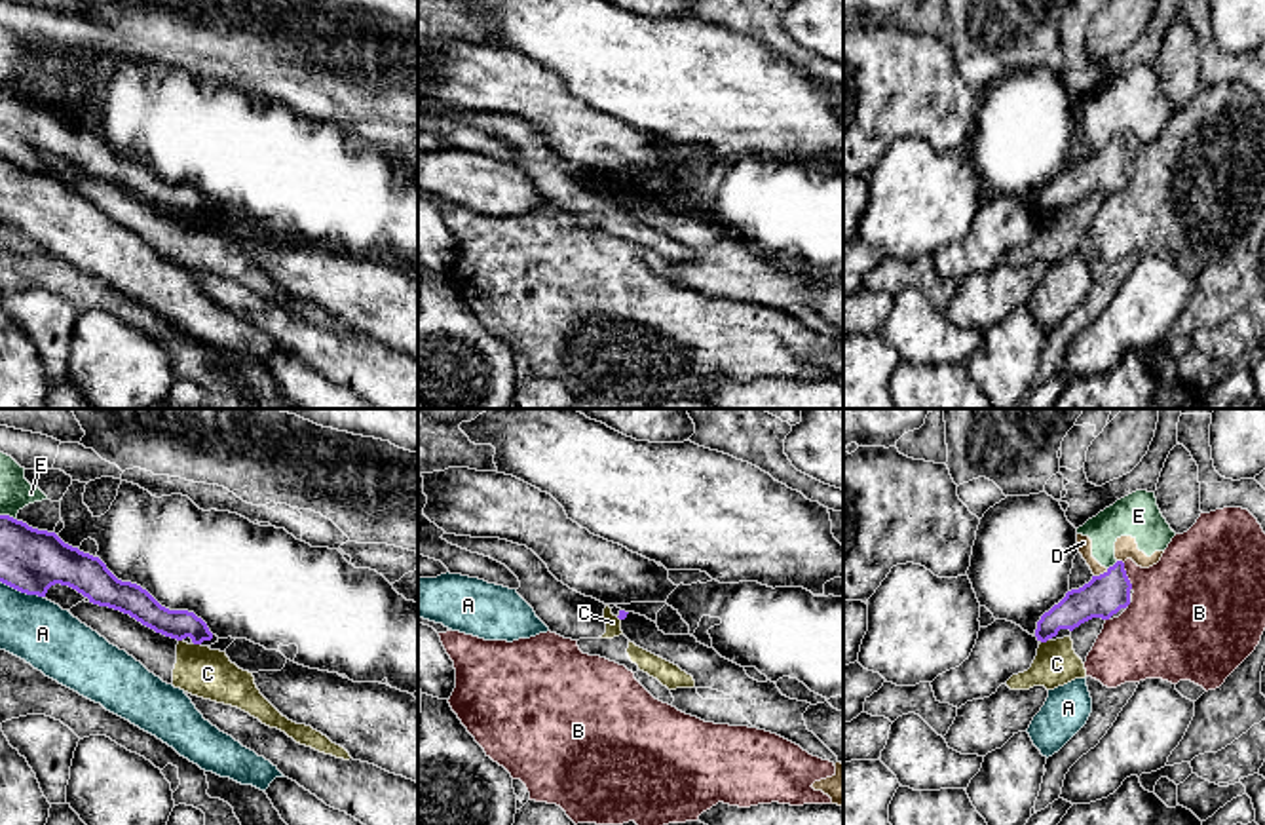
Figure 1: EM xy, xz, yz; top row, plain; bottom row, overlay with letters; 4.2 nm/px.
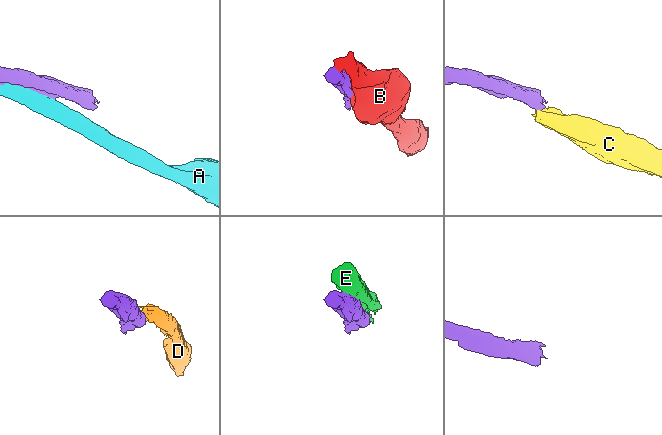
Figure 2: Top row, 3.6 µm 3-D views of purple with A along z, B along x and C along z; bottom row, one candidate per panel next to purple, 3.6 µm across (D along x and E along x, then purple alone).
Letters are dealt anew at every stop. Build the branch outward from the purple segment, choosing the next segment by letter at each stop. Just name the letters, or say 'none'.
none

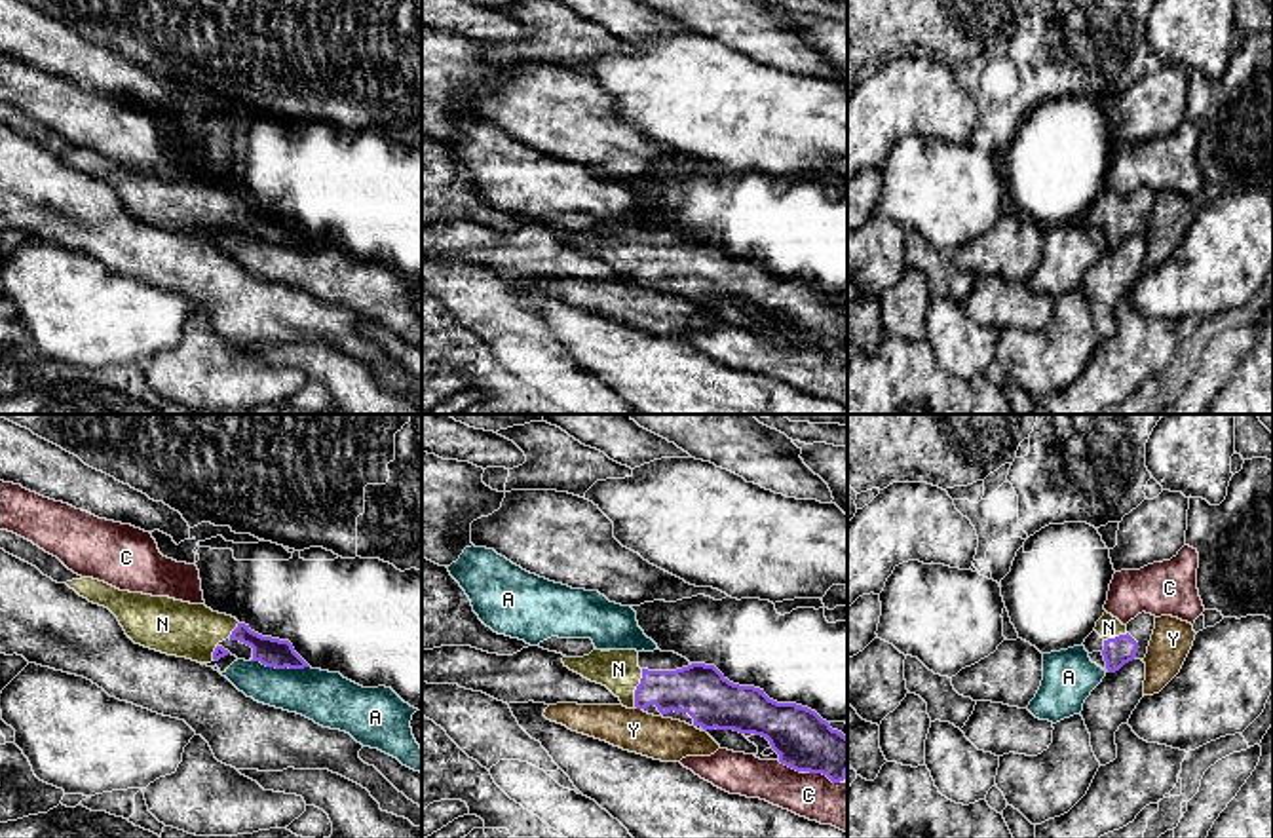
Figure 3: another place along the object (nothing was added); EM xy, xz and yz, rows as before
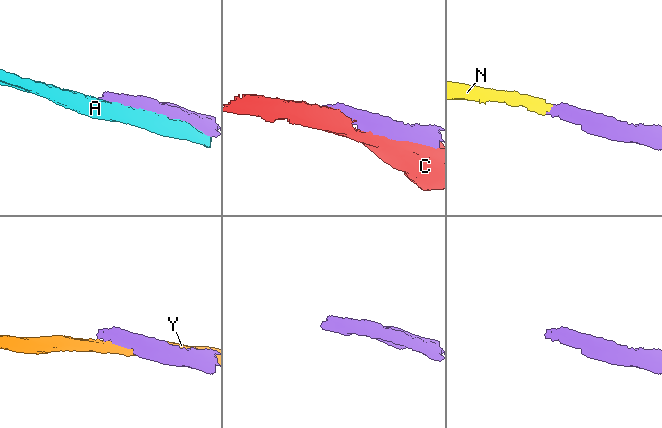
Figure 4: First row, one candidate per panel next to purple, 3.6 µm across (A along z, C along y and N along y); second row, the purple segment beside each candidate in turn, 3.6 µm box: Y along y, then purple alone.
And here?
N

